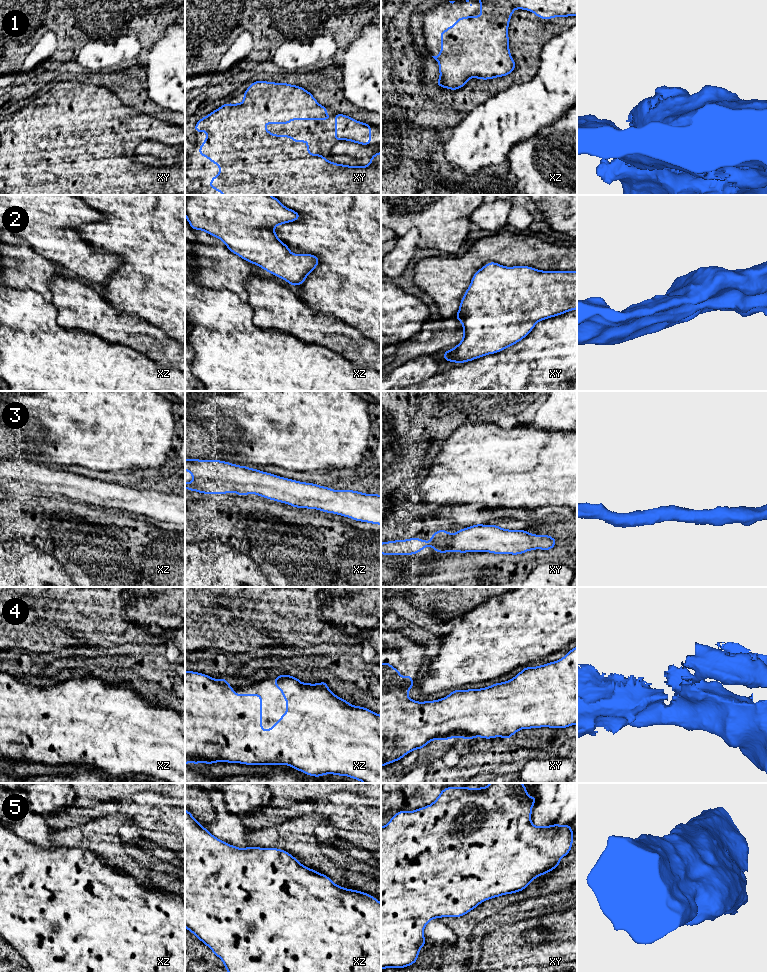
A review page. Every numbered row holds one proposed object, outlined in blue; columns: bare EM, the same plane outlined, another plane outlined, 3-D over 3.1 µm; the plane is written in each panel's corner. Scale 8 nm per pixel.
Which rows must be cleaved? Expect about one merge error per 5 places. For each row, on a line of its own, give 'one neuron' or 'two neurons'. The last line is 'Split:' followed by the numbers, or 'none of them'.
1: one neuron
2: one neuron
3: one neuron
4: one neuron
5: one neuron
Split: none of them

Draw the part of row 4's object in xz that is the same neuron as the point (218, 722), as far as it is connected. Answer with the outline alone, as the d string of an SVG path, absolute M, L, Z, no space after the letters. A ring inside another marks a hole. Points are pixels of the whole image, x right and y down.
M185 671L185 764L216 762L240 763L246 765L289 765L293 769L303 772L306 775L320 777L326 774L348 776L363 783L381 783L381 715L360 706L349 704L346 699L336 696L330 691L326 680L322 683L302 683L291 675L280 674L273 679L274 685L282 691L282 697L286 699L286 713L269 729L262 729L262 695L261 694L235 694L234 688L222 677L214 679L206 674Z

